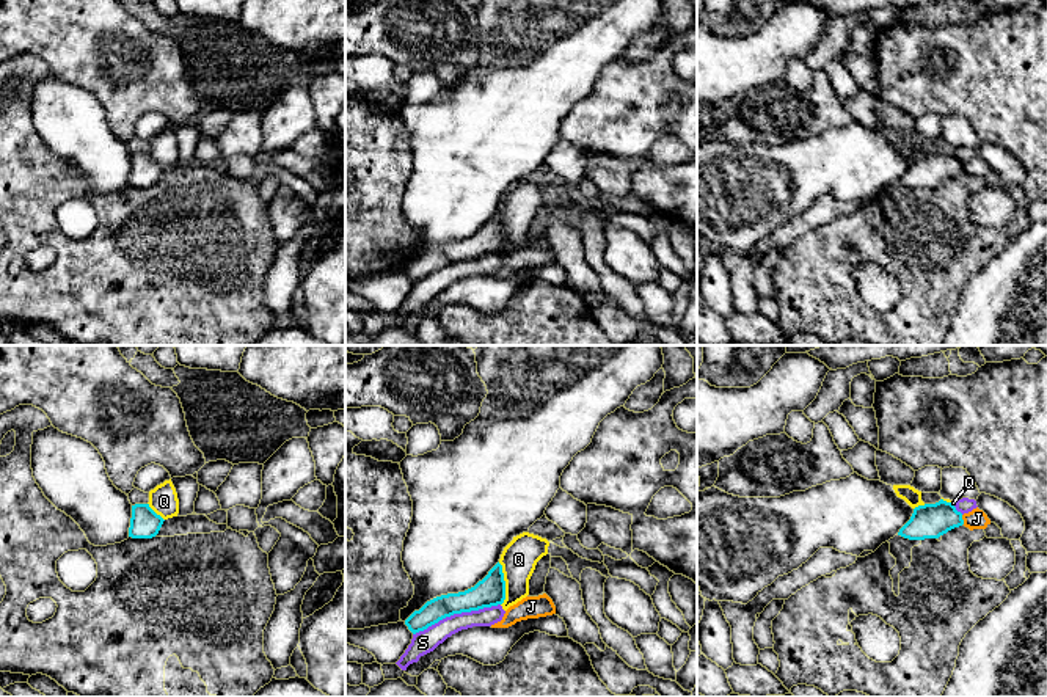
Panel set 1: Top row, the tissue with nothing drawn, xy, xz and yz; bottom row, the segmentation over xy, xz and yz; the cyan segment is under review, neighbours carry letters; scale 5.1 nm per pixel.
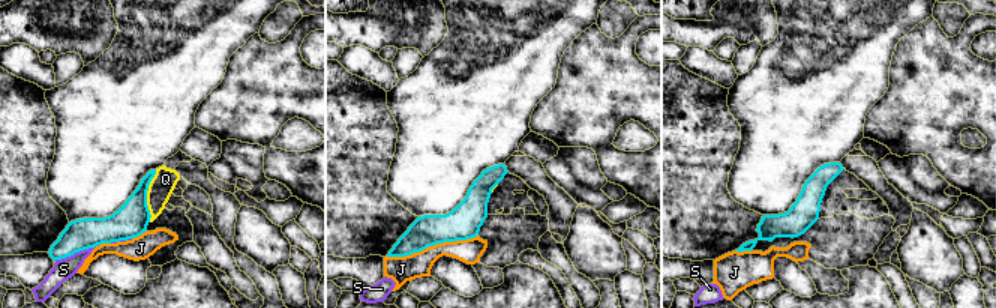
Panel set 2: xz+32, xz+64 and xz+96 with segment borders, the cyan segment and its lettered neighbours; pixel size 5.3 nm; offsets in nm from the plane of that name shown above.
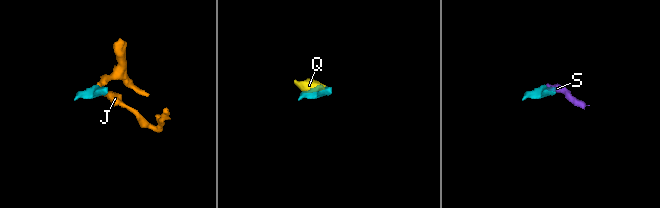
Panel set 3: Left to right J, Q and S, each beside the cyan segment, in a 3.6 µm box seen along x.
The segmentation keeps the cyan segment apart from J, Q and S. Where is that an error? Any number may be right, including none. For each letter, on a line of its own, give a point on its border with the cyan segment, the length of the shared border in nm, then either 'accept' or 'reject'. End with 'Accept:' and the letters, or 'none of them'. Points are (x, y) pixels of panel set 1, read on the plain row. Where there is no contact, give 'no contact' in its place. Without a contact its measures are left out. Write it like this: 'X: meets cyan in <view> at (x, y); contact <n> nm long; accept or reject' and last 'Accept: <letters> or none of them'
J: meets cyan in yz at (963, 168); contact 50 nm long; reject
Q: meets cyan in xz at (504, 233); contact 220 nm long; reject
S: meets cyan in xz at (456, 261); contact 480 nm long; reject
Accept: none of them

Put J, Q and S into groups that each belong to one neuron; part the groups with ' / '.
J / Q S

